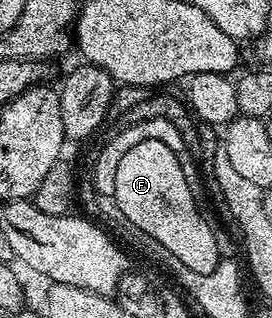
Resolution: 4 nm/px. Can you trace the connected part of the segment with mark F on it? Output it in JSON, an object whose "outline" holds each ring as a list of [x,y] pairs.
{"outline":[[[142,143],[142,147],[134,147],[134,151],[122,159],[122,167],[118,167],[118,203],[122,203],[122,211],[126,211],[138,227],[146,227],[154,239],[162,239],[192,273],[207,275],[218,268],[220,256],[215,228],[212,223],[198,219],[198,211],[194,211],[194,203],[190,203],[190,191],[186,191],[186,179],[182,179],[174,155],[170,155],[162,143]]]}

